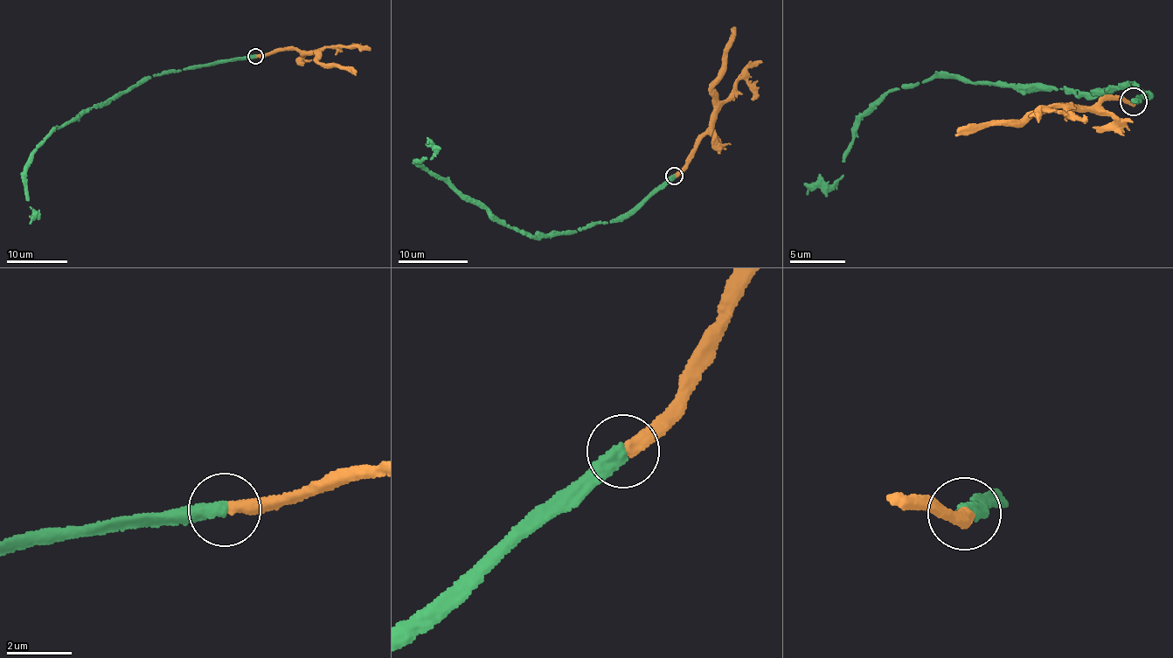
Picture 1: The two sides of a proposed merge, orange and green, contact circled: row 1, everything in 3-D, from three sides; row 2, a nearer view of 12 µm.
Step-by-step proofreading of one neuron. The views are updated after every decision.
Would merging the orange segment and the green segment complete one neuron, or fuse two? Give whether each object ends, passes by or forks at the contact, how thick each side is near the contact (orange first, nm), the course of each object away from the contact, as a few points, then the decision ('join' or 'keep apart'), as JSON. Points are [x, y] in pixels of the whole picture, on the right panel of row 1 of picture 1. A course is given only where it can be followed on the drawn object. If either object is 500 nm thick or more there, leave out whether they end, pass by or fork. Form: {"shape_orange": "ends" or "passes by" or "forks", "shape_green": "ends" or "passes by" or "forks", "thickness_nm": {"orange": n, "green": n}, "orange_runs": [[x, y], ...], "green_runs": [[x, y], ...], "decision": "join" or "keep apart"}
{"shape_orange": "ends", "shape_green": "ends", "thickness_nm": {"orange": 400, "green": 440}, "orange_runs": [[1134, 100], [1131, 106], [1112, 97], [1090, 106], [1041, 110], [1034, 114], [983, 123], [956, 137]], "green_runs": [[1134, 100], [1146, 93], [1125, 80], [1093, 91], [933, 76], [905, 84], [862, 117], [842, 178], [806, 194]], "decision": "join"}

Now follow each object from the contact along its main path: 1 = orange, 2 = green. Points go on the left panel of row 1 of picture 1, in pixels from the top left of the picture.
1: (255, 56), (264, 56), (284, 49), (304, 51), (319, 57), (320, 63), (332, 64), (356, 75)
2: (255, 56), (143, 78), (48, 133), (38, 144), (25, 173), (35, 215), (30, 223)

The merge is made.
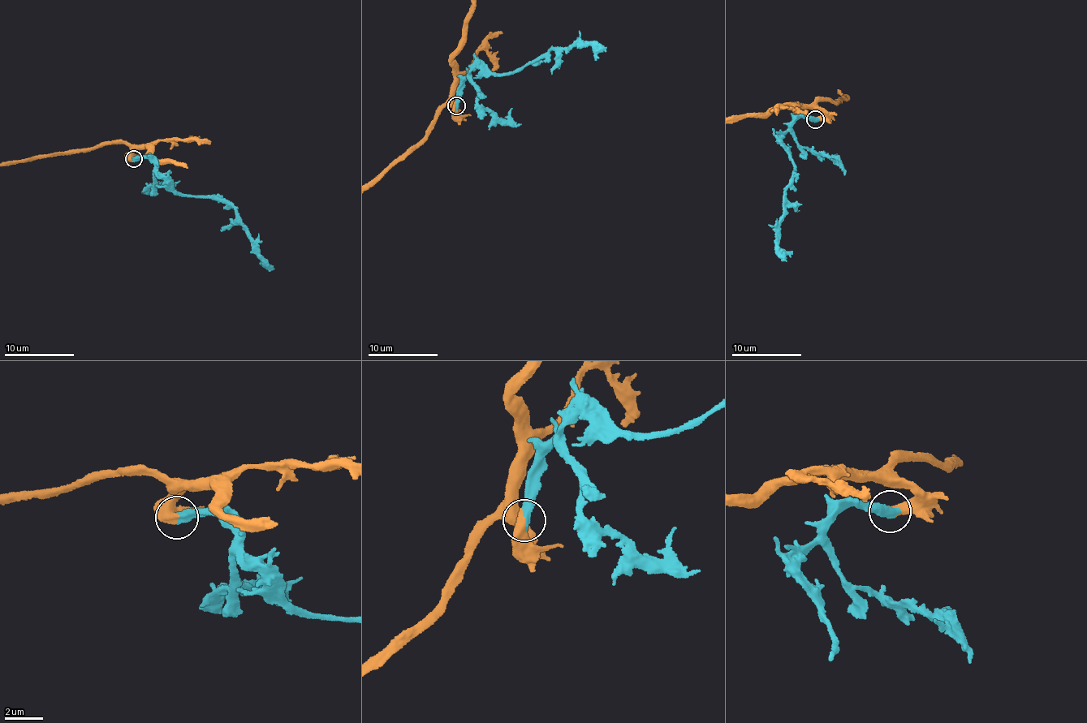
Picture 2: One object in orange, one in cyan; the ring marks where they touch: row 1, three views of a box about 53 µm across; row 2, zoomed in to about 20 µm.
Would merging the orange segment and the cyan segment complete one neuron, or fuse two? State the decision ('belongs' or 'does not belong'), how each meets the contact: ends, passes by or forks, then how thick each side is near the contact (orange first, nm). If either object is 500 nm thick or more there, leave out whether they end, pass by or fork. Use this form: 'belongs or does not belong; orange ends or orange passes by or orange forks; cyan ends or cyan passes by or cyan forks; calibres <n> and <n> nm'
belongs; calibres 550 and 500 nm

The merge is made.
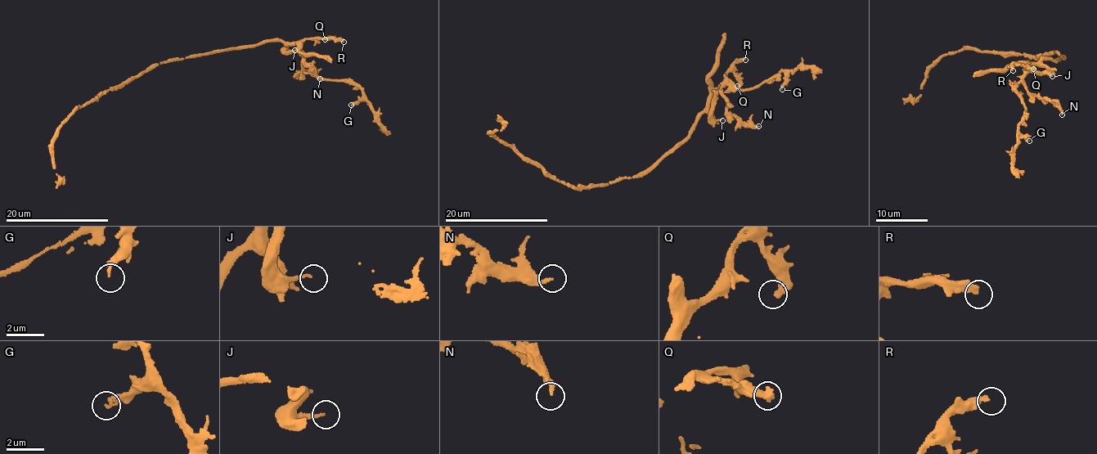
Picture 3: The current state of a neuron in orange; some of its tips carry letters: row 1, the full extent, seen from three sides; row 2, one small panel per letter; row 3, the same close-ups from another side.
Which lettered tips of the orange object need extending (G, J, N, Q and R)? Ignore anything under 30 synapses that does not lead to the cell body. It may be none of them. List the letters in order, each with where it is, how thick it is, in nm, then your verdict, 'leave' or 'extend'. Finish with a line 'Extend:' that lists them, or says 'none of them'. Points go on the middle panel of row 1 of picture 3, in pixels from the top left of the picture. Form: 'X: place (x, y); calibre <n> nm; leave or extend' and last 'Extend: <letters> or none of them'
G: place (782, 89); calibre 110 nm; leave
J: place (722, 120); calibre 140 nm; leave
N: place (758, 126); calibre 160 nm; leave
Q: place (737, 86); calibre 280 nm; extend
R: place (745, 60); calibre 320 nm; extend
Extend: Q, R

